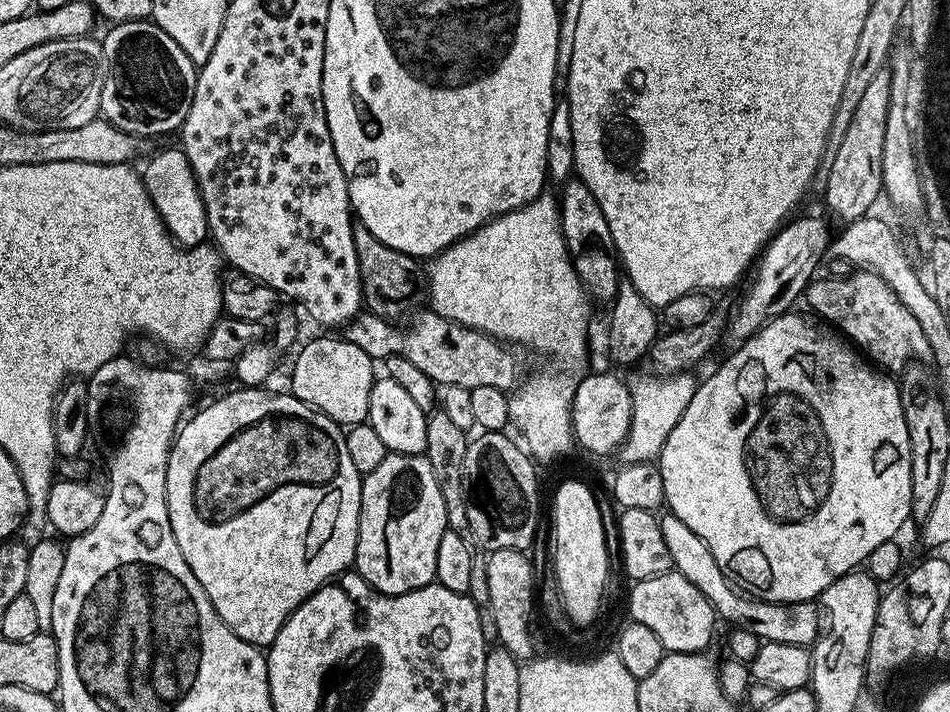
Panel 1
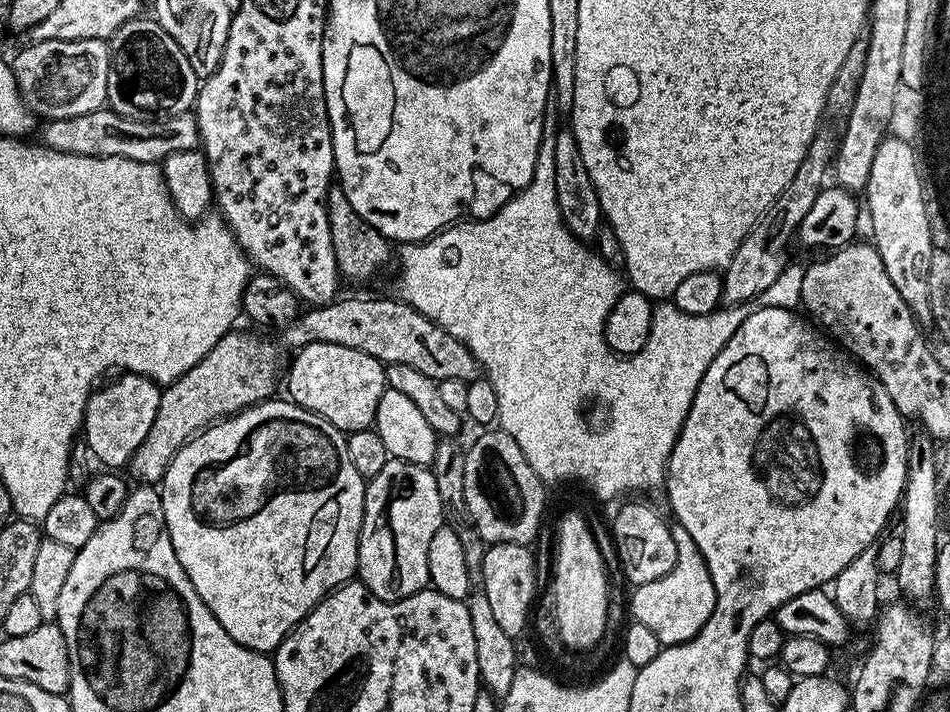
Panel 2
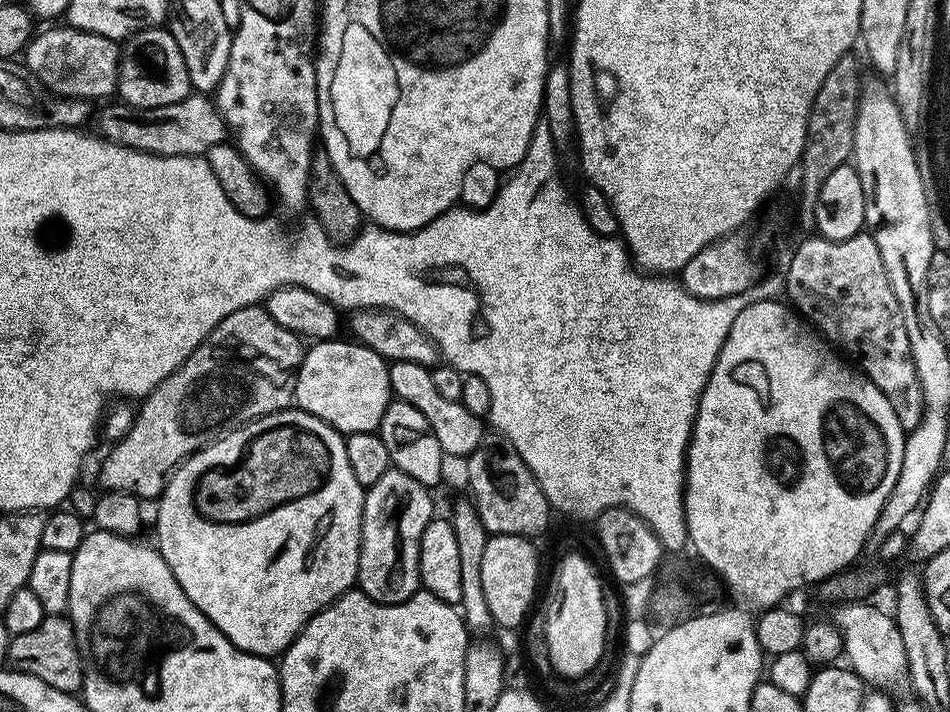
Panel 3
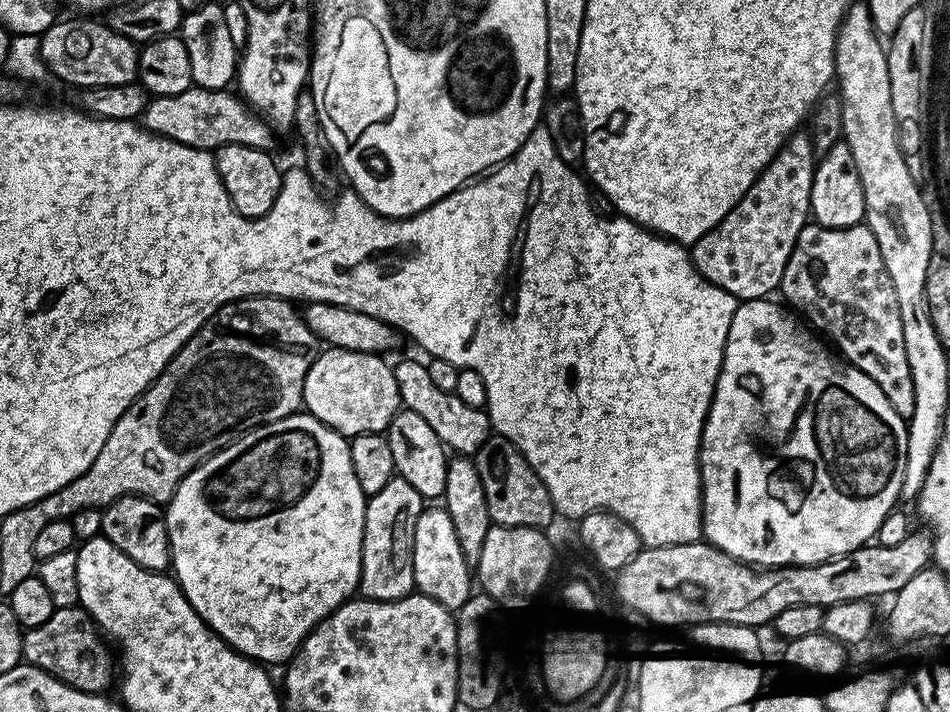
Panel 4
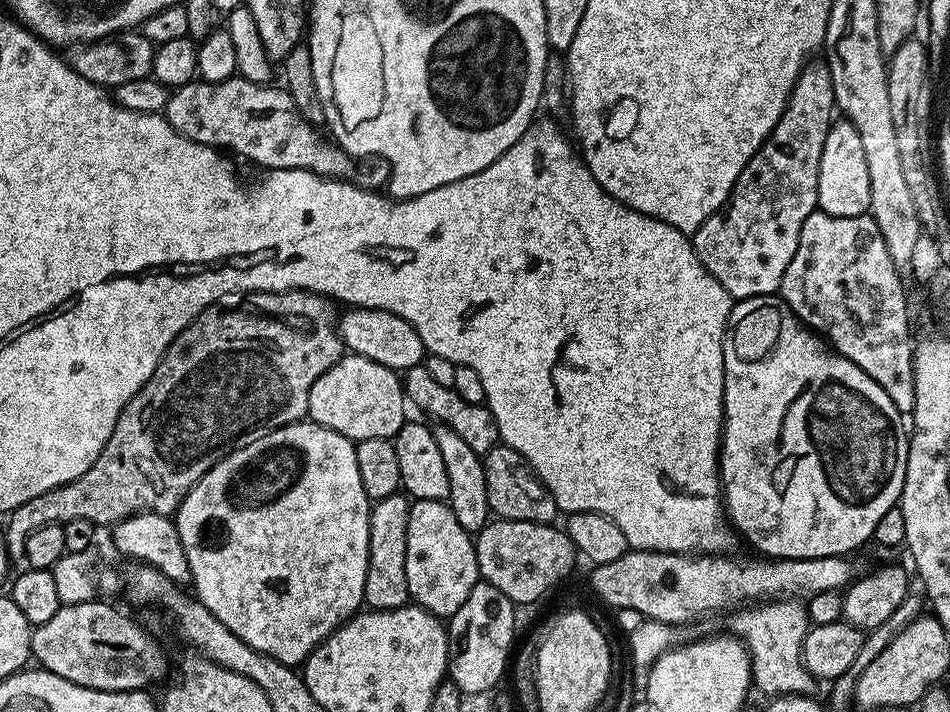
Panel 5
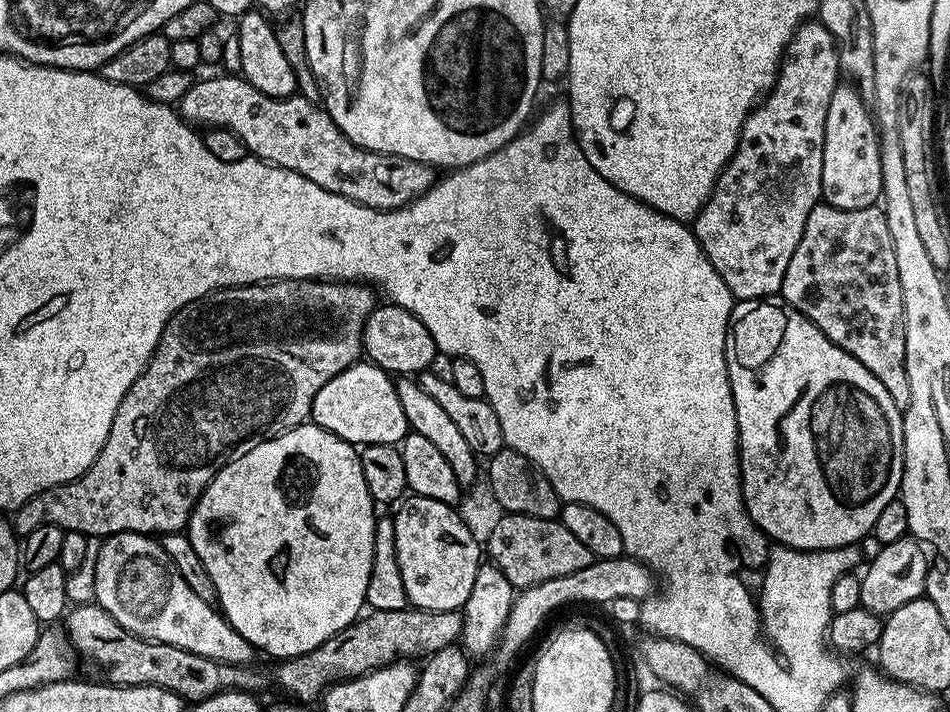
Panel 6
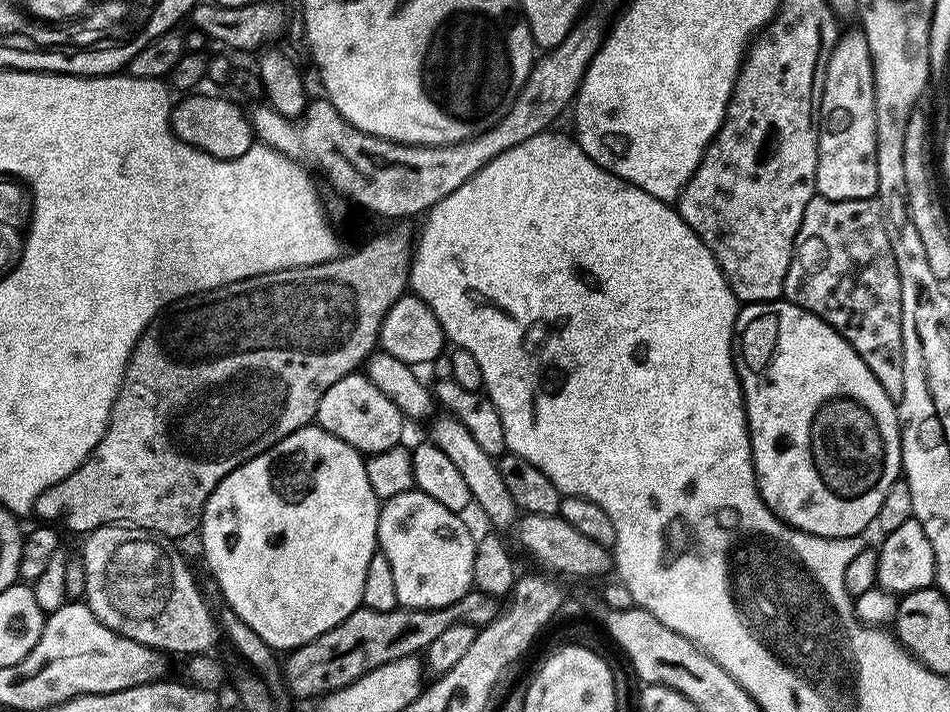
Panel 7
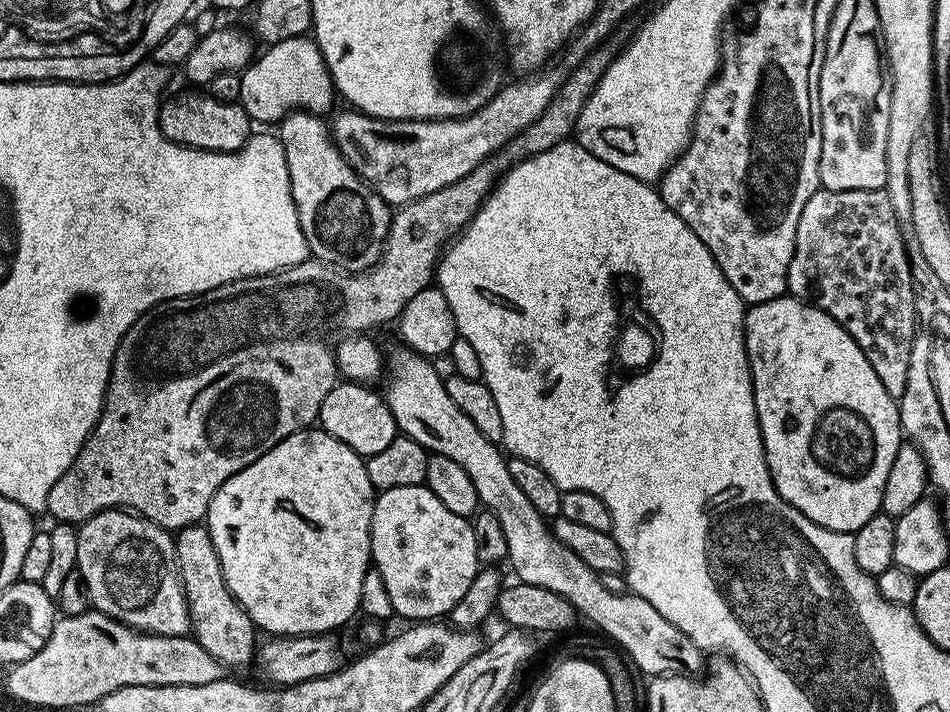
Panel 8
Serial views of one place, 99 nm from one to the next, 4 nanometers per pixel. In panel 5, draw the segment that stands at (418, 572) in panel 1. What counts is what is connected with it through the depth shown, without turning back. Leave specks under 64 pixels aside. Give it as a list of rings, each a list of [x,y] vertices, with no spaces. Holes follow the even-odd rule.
[[[397,494],[382,498],[371,505],[370,546],[368,547],[368,573],[364,587],[364,604],[372,610],[402,608],[409,603],[406,586],[406,522],[410,500],[407,495]]]

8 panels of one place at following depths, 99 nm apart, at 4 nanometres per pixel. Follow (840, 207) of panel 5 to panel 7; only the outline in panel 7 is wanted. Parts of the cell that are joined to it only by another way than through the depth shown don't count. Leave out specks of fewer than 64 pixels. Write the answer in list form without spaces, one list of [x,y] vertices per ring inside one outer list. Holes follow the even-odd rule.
[[[863,31],[839,37],[826,66],[820,103],[822,127],[818,146],[816,190],[831,200],[873,198],[878,192],[876,165],[876,86],[868,38]]]

